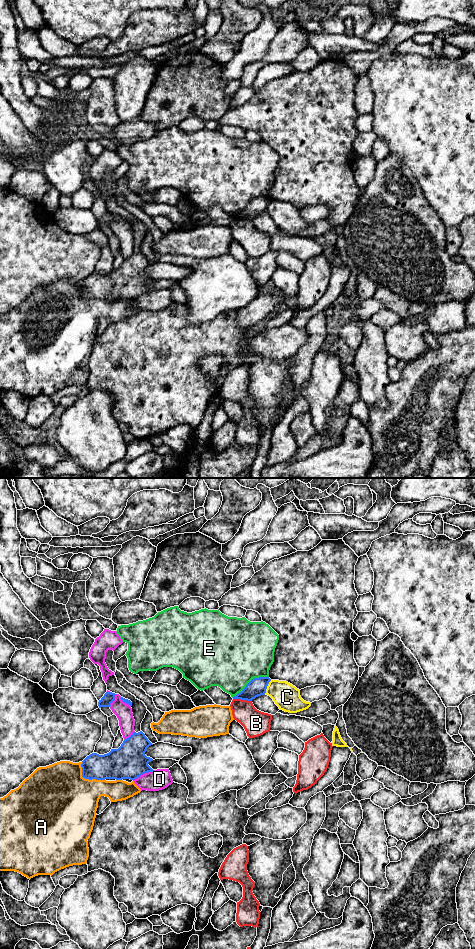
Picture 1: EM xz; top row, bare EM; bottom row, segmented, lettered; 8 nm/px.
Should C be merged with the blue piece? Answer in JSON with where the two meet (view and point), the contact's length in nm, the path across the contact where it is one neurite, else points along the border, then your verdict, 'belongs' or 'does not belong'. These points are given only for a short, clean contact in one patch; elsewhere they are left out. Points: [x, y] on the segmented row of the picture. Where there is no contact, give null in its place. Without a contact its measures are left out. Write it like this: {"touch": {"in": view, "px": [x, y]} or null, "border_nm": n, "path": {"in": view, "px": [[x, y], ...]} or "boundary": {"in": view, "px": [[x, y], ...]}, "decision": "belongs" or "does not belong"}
{"touch": {"in": "xz", "px": [266, 687]}, "border_nm": 130, "boundary": {"in": "xz", "px": [[271, 680], [264, 693]]}, "decision": "does not belong"}

